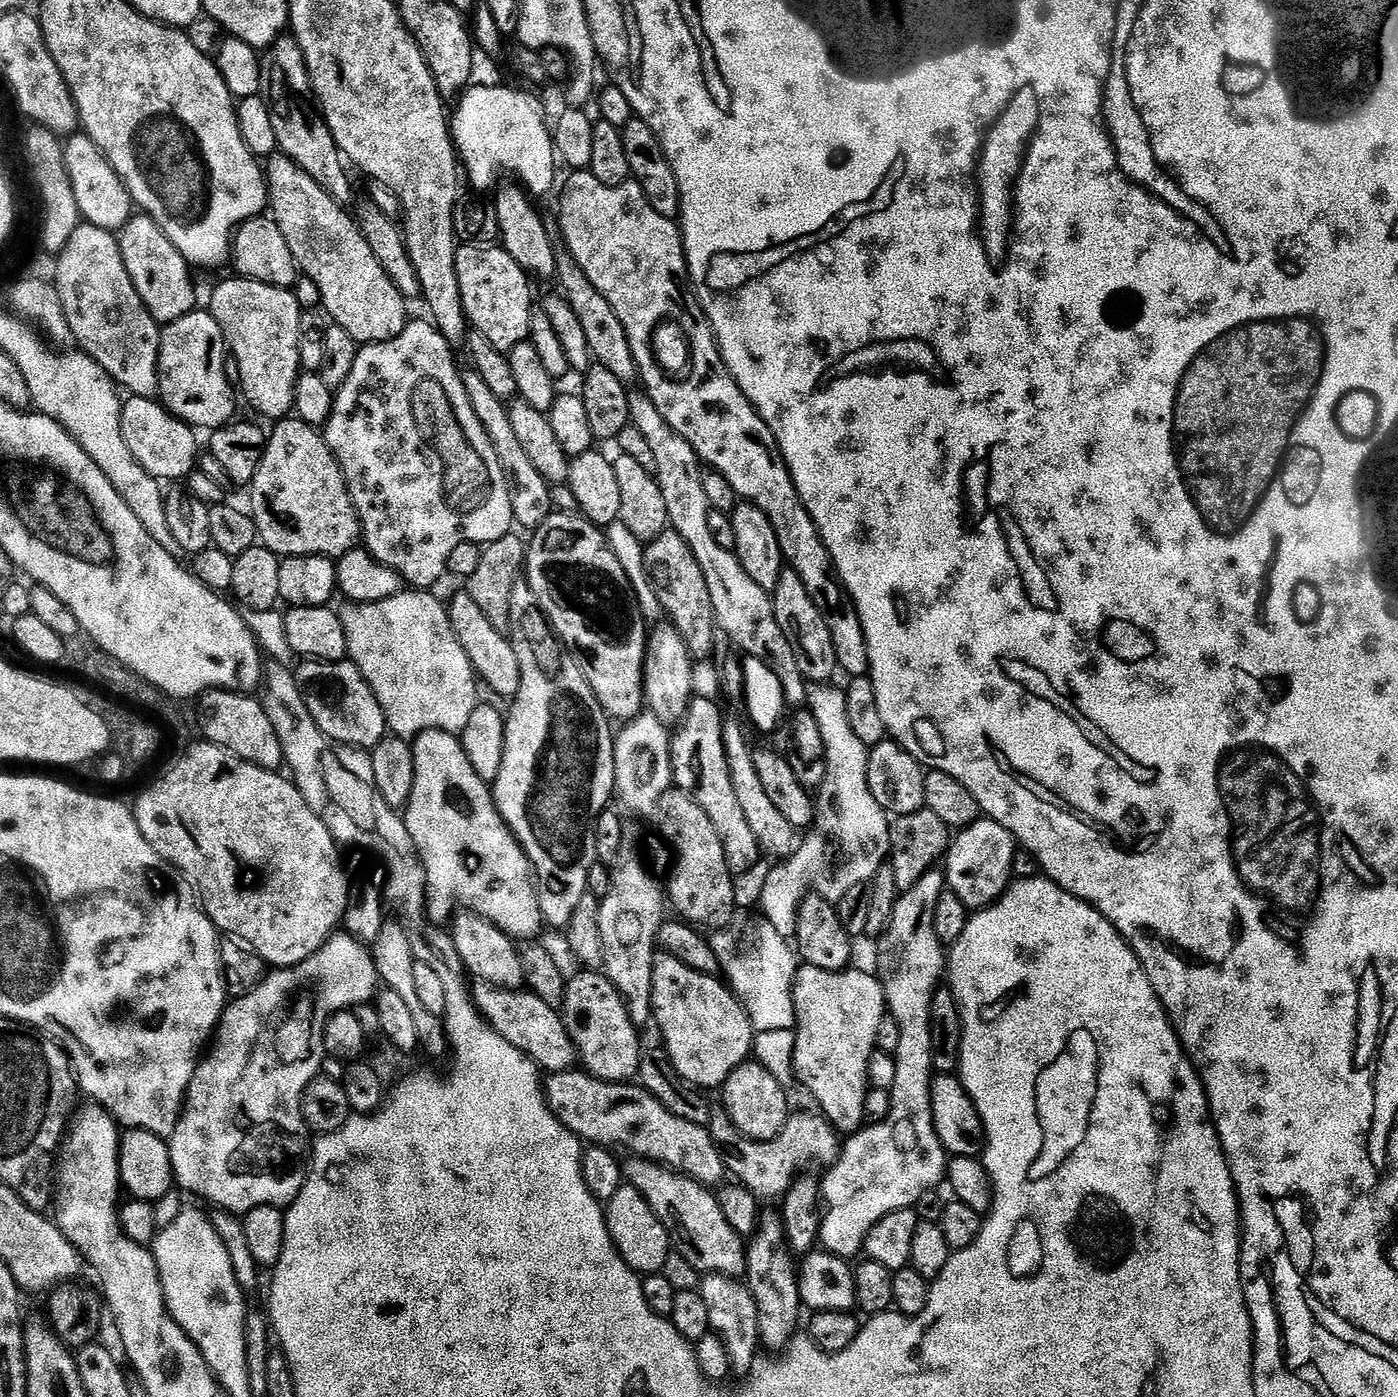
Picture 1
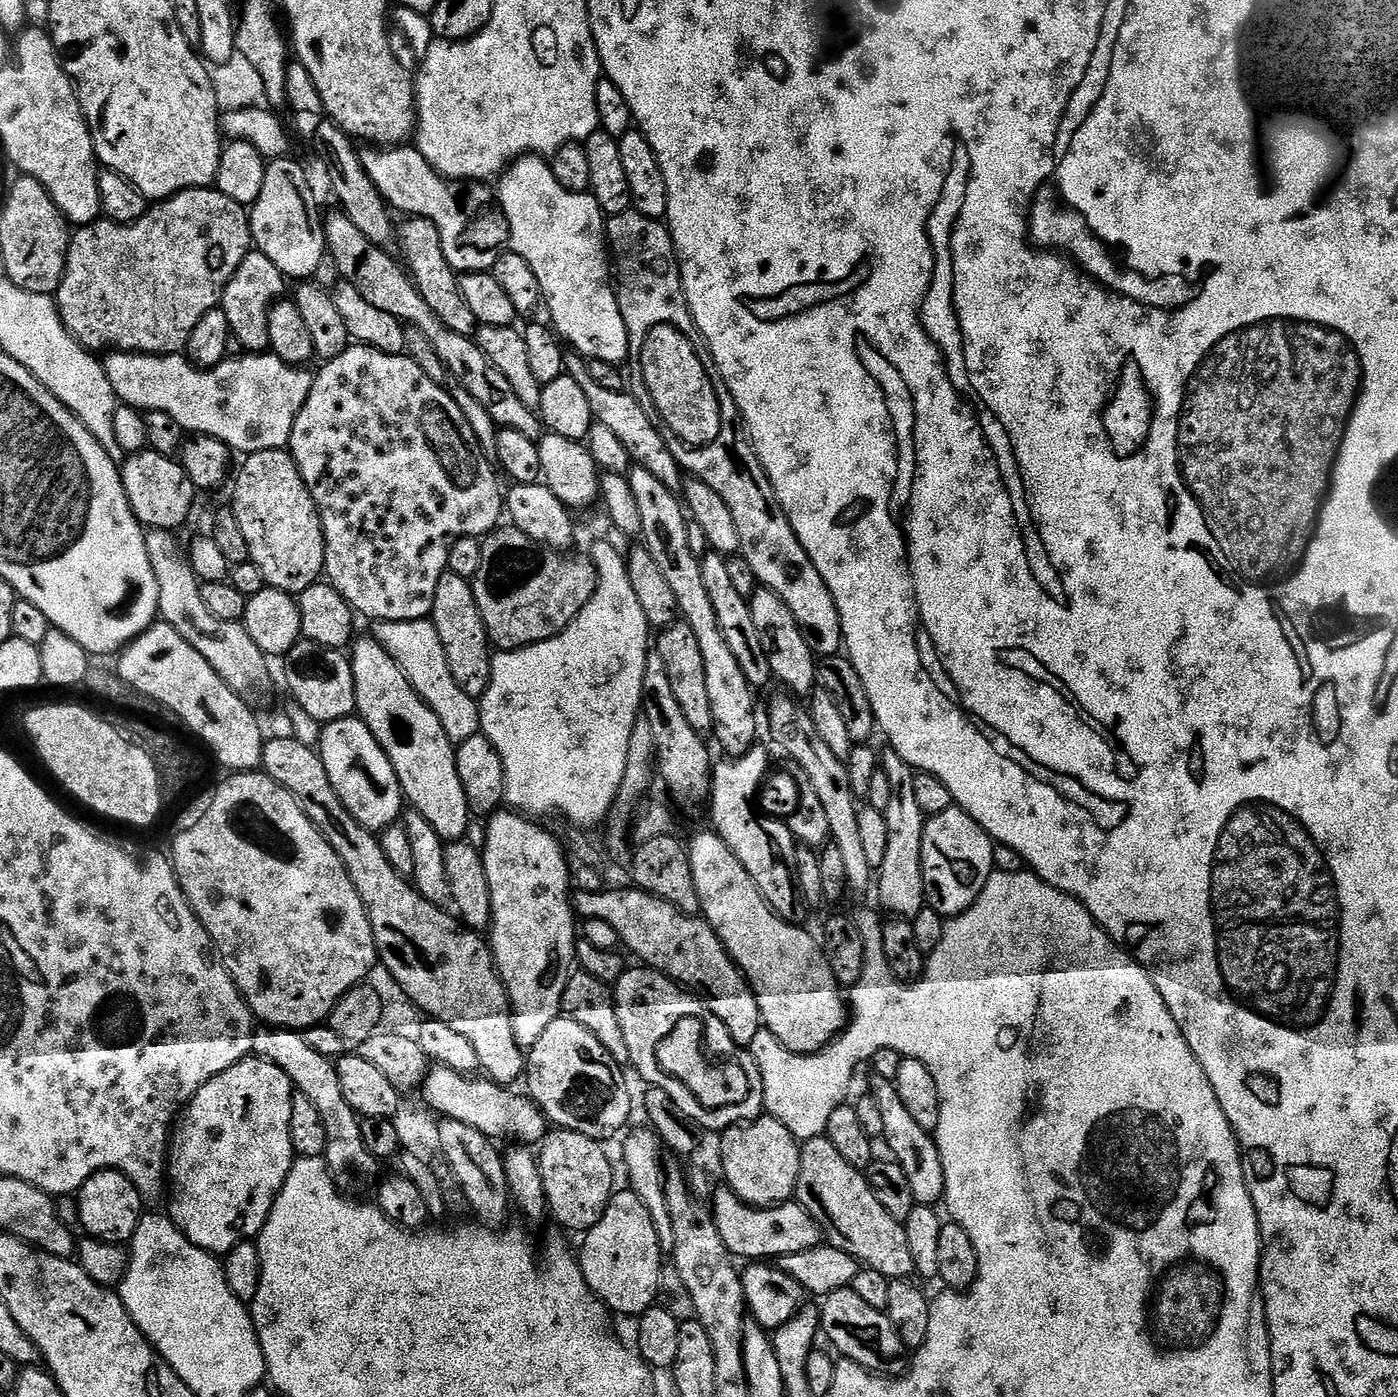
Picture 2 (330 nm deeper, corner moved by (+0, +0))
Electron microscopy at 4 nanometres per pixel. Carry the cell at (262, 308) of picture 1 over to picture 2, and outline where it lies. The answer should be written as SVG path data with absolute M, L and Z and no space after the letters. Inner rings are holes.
M249 251L236 273L228 279L220 297L219 307L224 309L229 333L241 344L241 349L260 354L268 348L268 309L285 295L286 279L267 258L267 252Z

